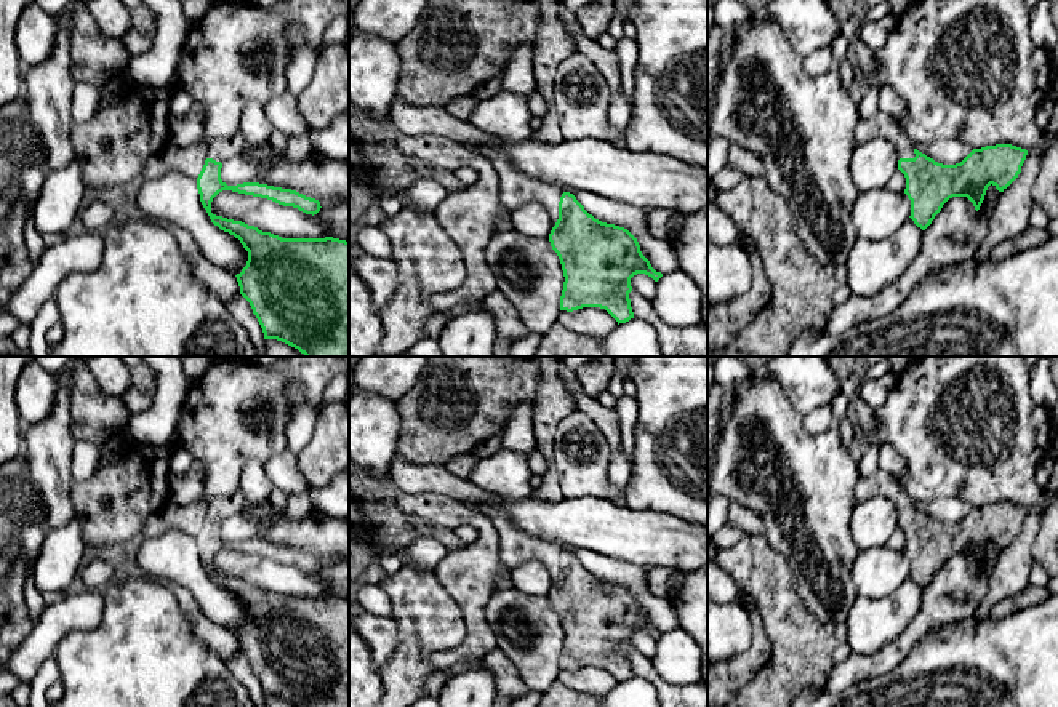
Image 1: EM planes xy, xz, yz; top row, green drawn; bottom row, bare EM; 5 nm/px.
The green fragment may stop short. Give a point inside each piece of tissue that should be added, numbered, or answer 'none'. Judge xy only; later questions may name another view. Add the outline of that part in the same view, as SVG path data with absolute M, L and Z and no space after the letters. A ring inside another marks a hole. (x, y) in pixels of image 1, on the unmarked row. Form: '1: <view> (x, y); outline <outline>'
1: xy (221, 507); outline M238 488L230 496L210 497L206 502L210 505L206 517L213 517L224 523L226 518L229 518L242 510L242 507L245 505L245 496L243 496L242 489Z

